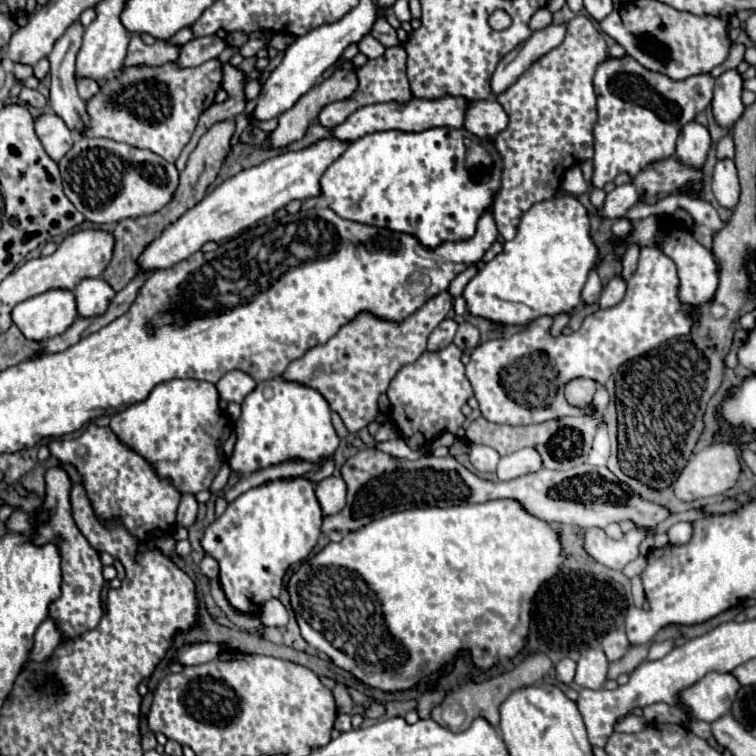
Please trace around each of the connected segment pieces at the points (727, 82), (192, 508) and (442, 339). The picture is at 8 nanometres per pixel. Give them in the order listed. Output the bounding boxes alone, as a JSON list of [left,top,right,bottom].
[[712,69,744,127],[176,493,198,527],[428,317,458,351]]

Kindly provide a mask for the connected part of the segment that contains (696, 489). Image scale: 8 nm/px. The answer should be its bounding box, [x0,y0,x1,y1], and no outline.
[672,443,742,501]

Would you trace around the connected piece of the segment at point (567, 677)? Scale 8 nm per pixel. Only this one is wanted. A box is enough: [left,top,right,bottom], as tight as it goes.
[556,659,576,685]

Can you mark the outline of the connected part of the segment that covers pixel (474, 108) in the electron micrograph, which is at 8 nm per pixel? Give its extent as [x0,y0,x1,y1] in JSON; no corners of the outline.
[464,99,508,139]

